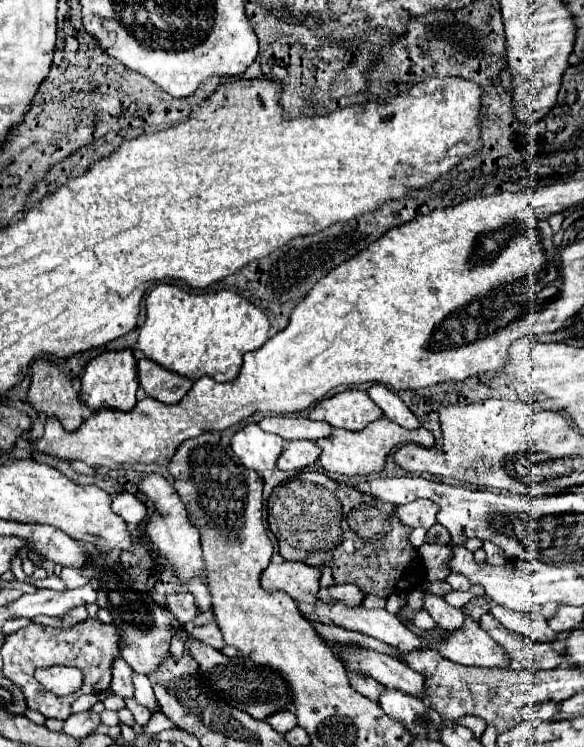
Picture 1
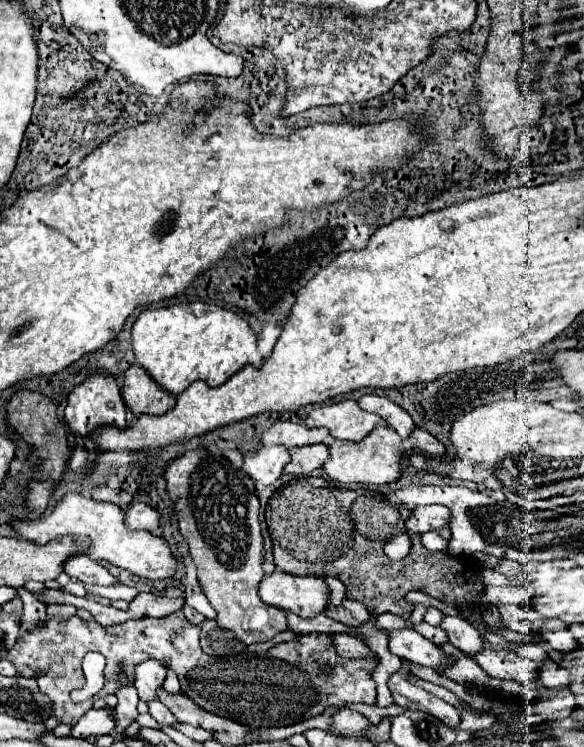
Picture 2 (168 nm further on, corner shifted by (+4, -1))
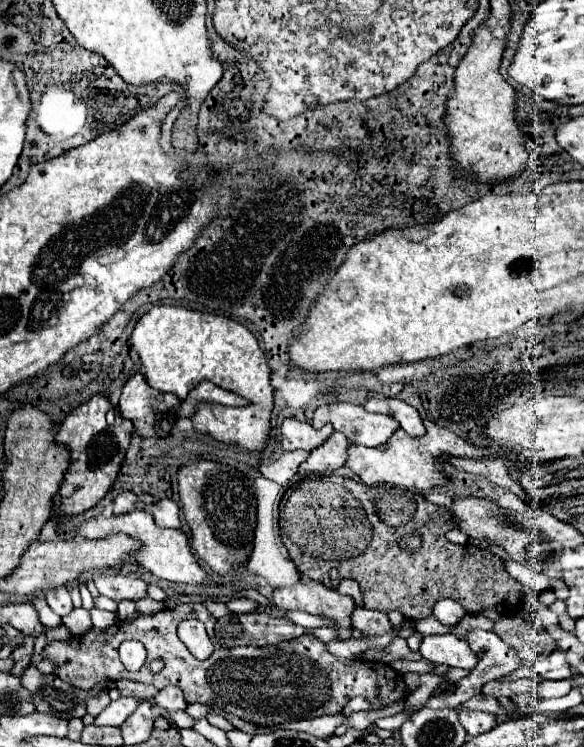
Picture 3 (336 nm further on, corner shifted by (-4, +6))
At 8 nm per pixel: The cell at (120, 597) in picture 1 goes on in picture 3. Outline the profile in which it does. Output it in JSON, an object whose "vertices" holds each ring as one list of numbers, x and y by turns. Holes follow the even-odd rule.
{"vertices":[[167,686,167,688,159,690,159,694,153,696,153,704,167,708,167,710,185,710,187,708,187,702,185,702,179,686]]}

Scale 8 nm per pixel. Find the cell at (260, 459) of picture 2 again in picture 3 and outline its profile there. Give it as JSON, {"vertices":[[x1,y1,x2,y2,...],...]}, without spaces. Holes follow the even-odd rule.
{"vertices":[[293,450,293,452,283,452,275,462,271,464,261,464,259,470,265,478,277,482,277,484,285,484,289,482,295,474,299,464,309,456,309,452,305,450]]}

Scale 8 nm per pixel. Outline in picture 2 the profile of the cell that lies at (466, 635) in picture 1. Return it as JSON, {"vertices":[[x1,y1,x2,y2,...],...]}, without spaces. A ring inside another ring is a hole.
{"vertices":[[485,649,483,653,477,653,473,659,491,677,513,679,513,681,519,681,519,683,525,683,525,685,537,681,539,665,531,659,517,655,517,653,503,653,503,651]]}

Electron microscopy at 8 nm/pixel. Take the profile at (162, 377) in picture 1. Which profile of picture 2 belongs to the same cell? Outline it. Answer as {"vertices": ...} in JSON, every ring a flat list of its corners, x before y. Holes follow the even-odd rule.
{"vertices":[[131,365,125,371,121,397,135,417,141,413,163,415,175,405,175,395,159,389,159,385,139,365]]}

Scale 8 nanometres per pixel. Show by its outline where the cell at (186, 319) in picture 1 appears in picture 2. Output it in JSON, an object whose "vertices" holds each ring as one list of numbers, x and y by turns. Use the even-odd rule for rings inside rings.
{"vertices":[[201,301,141,311,131,329,131,345,135,363,143,367,161,389,173,395,183,393,193,381,219,387,245,365,261,367,263,363,257,351,257,337,249,323,233,311]]}

